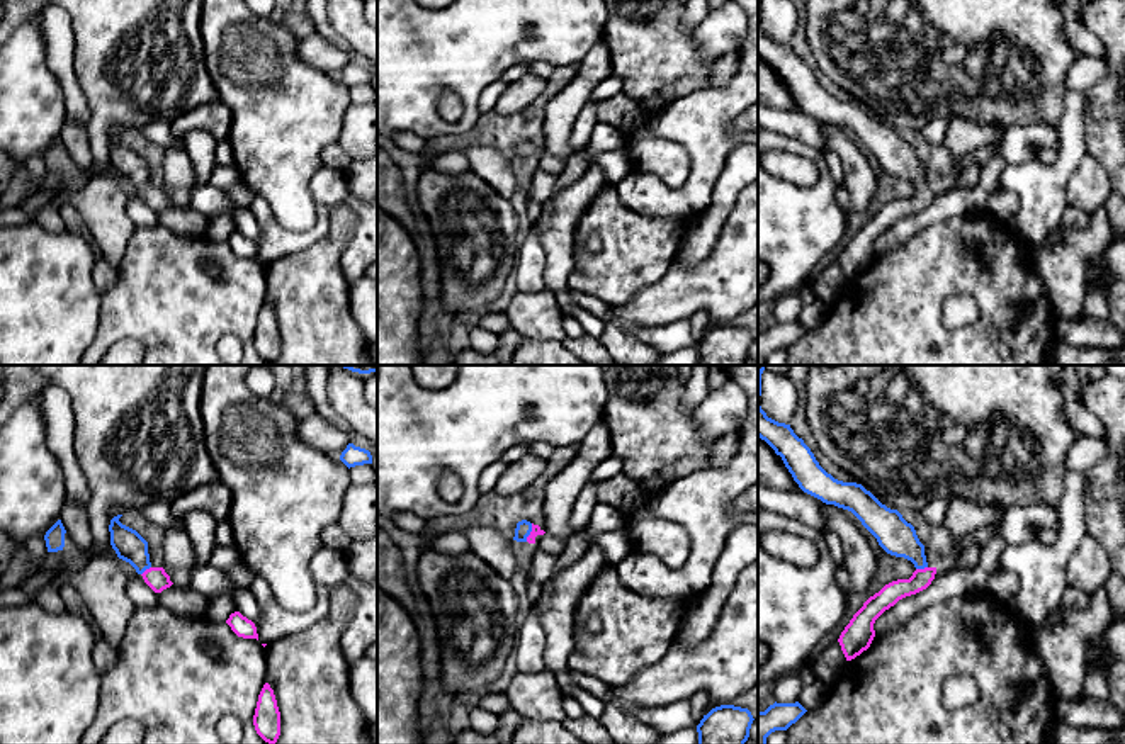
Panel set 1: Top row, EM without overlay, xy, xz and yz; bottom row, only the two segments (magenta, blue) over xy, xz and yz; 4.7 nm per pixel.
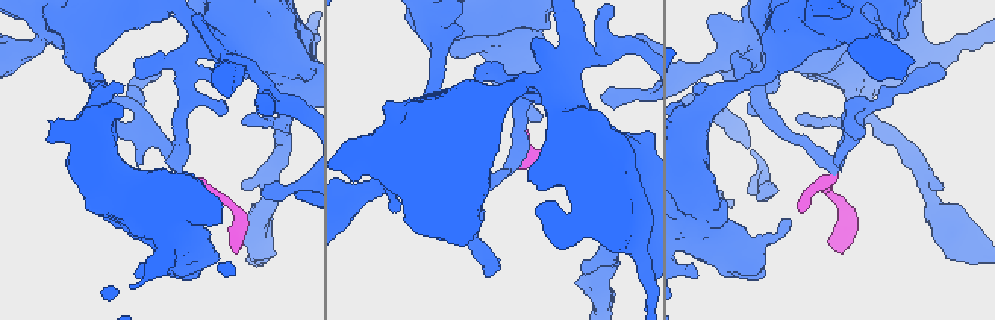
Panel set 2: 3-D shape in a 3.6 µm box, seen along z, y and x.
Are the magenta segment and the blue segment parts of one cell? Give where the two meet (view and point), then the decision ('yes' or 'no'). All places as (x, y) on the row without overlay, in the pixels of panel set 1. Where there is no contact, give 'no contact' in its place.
meets magenta in xz at (531, 152); yes

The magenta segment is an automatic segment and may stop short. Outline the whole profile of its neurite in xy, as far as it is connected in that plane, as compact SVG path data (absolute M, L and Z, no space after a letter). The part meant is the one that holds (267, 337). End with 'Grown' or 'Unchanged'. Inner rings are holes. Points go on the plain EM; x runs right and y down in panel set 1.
M269 302L263 304L258 314L258 321L253 335L253 345L257 353L265 362L269 362L270 365L277 362L280 355L280 331L277 326L274 309L270 307Z. Unchanged

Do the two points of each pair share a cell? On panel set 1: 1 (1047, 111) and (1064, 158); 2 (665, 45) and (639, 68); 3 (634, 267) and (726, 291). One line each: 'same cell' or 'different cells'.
1: different cells
2: same cell
3: different cells

